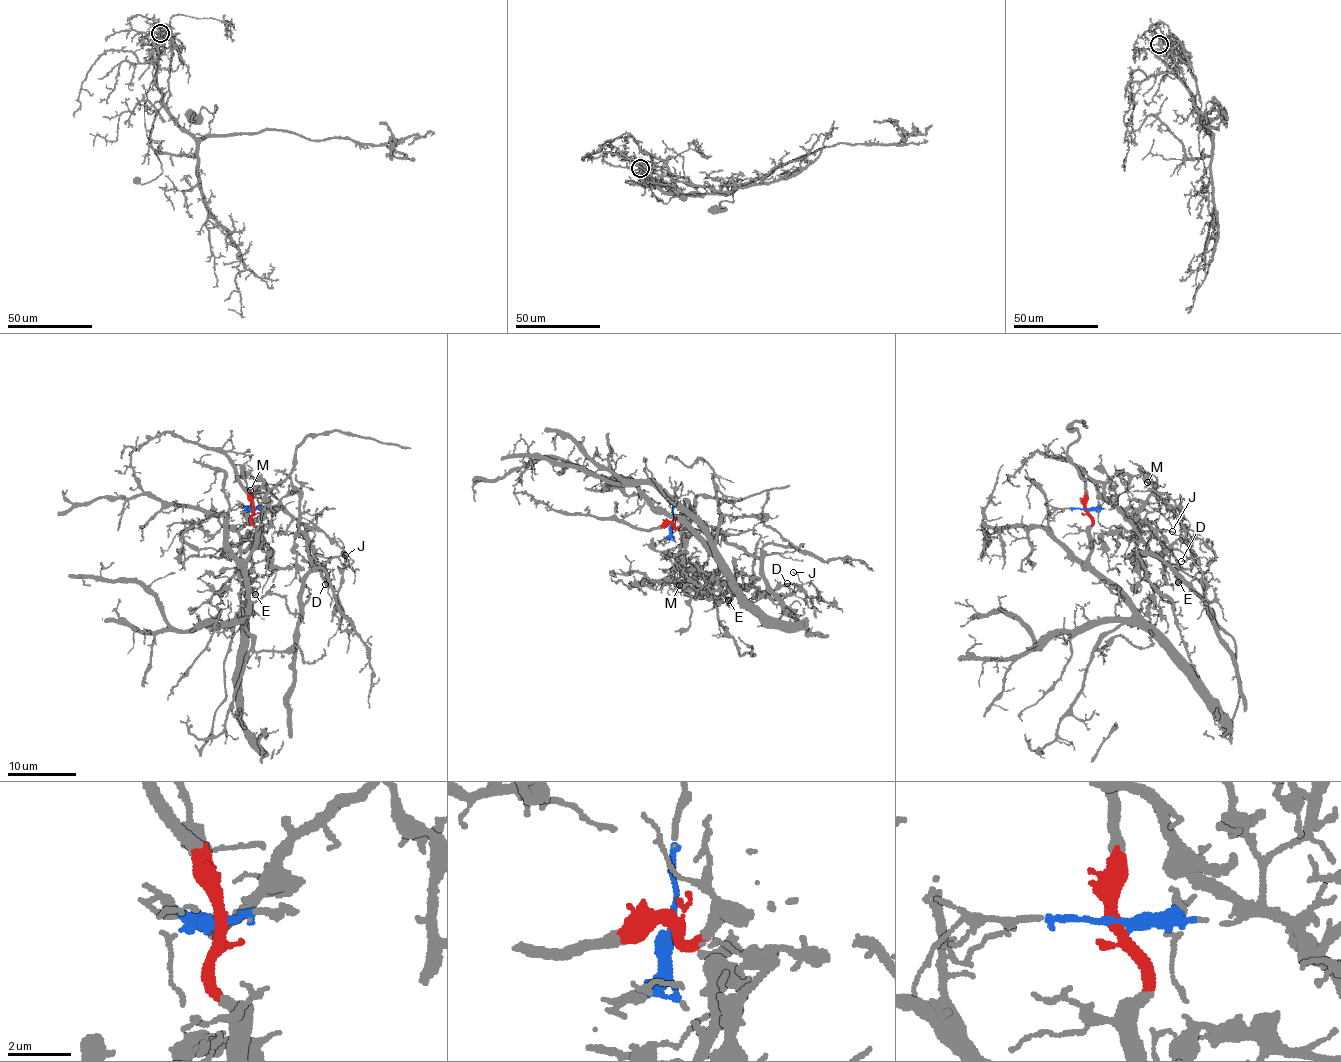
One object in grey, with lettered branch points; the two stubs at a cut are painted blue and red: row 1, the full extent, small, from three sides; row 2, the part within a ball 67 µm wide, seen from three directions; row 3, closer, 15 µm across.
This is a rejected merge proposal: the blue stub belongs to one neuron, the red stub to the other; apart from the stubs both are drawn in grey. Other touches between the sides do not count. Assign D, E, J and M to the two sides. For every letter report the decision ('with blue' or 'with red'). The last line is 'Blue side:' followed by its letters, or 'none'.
D: with blue
E: with blue
J: with blue
M: with blue
Blue side: D, E, J, M

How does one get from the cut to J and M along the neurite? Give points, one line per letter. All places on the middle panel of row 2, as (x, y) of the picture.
J: (672, 523), (678, 558), (693, 563), (708, 580), (776, 591), (787, 583), (798, 584), (799, 577), (792, 572)
M: (672, 523), (678, 558), (693, 563), (710, 581), (698, 590), (679, 586)

